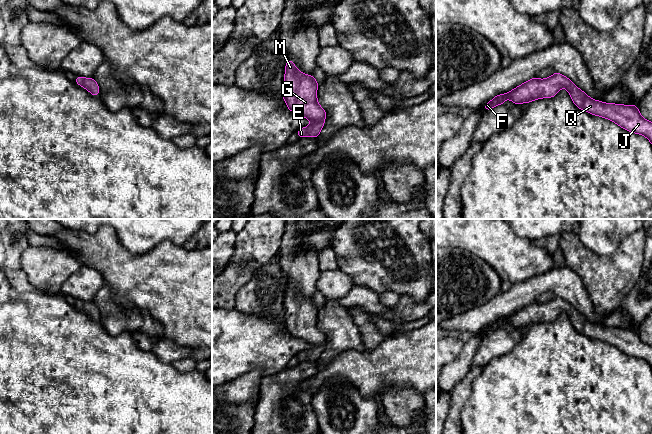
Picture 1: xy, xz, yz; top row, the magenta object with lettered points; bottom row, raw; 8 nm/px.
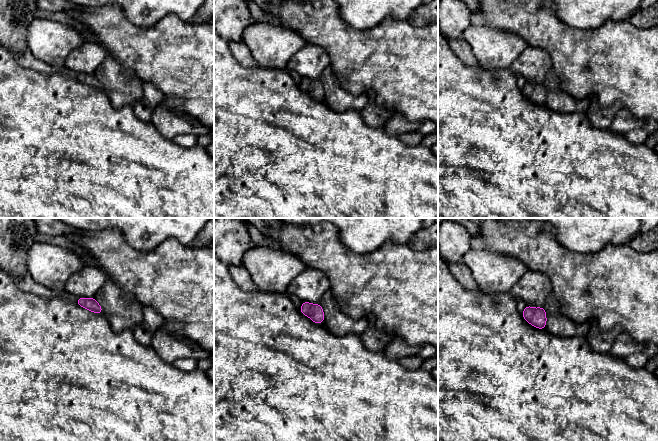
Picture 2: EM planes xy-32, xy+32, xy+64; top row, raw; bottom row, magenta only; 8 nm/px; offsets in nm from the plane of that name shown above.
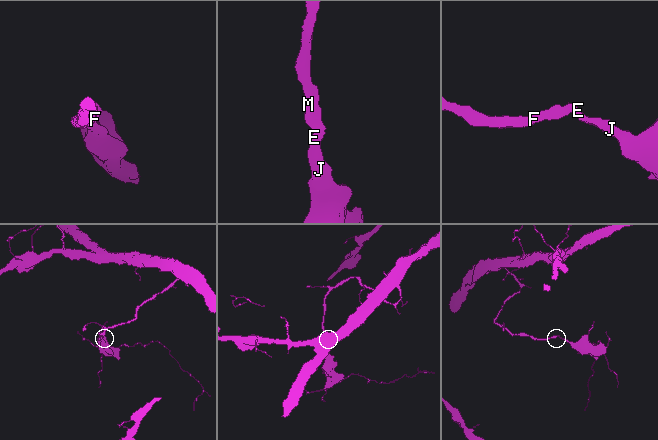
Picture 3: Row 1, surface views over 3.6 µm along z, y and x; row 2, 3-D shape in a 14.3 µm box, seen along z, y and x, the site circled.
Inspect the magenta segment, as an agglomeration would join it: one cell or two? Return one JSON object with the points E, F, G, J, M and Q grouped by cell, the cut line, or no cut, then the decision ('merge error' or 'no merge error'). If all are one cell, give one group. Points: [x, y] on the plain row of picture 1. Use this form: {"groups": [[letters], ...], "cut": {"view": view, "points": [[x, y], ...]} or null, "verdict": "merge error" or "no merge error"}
{"groups": [["E", "F", "G", "J", "M", "Q"]], "cut": null, "verdict": "no merge error"}

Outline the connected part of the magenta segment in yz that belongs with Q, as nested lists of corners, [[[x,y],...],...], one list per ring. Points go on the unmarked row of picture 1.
[[[558,296],[546,303],[532,302],[506,318],[497,319],[485,328],[484,333],[487,336],[497,329],[504,328],[507,323],[514,328],[522,328],[541,322],[552,322],[561,312],[567,313],[572,325],[579,333],[609,343],[631,357],[643,359],[652,368],[652,346],[641,340],[636,329],[604,327],[594,324],[569,302]]]

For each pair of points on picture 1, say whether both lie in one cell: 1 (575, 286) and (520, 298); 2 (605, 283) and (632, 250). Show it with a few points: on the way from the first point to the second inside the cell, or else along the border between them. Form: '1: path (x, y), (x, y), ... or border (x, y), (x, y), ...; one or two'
1: path (561, 285), (537, 285), (534, 287); one
2: path (613, 275), (628, 258); one

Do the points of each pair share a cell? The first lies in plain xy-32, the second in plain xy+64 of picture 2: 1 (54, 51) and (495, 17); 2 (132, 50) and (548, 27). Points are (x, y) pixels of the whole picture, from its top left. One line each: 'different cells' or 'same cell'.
1: different cells
2: same cell

